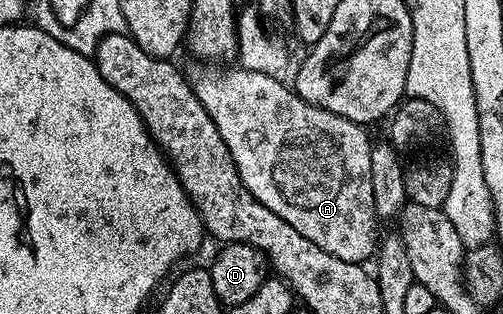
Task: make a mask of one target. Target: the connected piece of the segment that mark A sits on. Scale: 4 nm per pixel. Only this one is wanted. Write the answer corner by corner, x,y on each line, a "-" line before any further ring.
199,64
189,74
191,90
201,100
230,155
244,184
251,184
251,174
273,174
285,190
275,190
281,194
279,215
301,236
317,244
319,248
346,263
362,265
374,257
379,246
377,224
379,224
376,204
373,199
372,180
372,139
360,123
347,117
337,116
320,106
309,104
295,93
286,81
279,81
262,72
240,68
223,70
219,64

